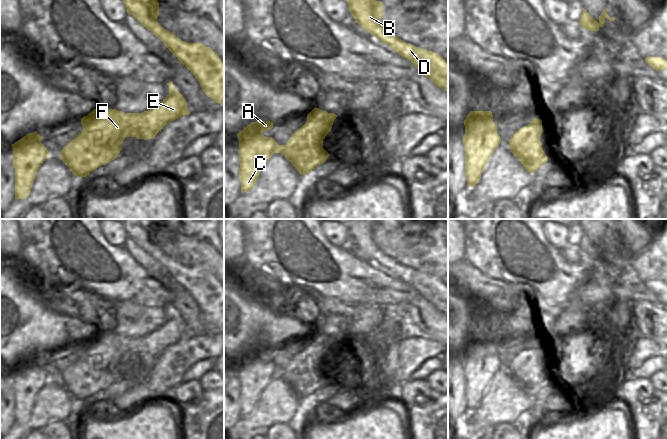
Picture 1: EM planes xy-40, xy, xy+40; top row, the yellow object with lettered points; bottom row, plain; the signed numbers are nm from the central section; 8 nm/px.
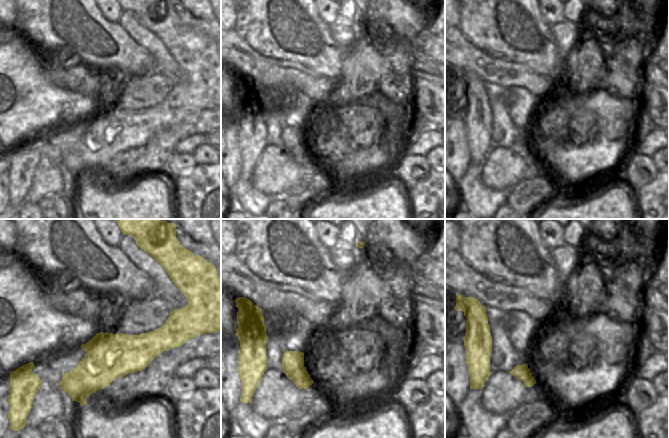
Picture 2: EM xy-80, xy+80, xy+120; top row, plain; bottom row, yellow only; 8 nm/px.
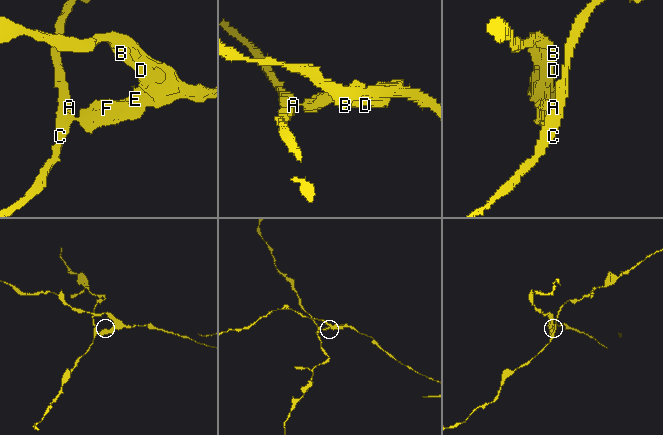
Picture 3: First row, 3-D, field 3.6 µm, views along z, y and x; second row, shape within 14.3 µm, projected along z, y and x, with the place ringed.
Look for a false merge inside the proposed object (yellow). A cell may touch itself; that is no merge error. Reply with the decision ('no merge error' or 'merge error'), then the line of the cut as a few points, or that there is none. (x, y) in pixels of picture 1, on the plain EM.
merge error; cut xy (285, 369), (281, 377)

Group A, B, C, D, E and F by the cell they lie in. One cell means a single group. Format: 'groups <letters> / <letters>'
groups A C / B D E F

